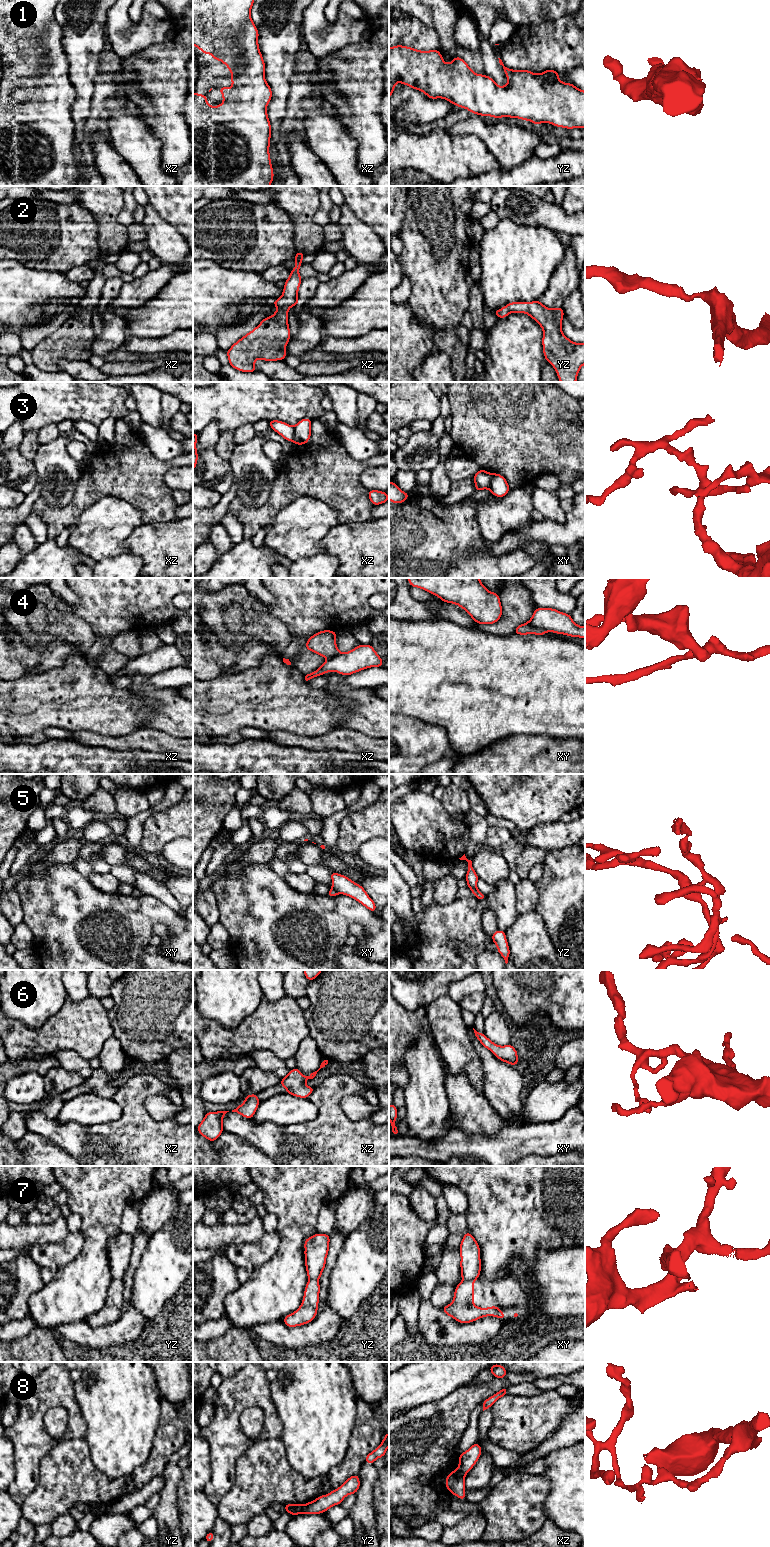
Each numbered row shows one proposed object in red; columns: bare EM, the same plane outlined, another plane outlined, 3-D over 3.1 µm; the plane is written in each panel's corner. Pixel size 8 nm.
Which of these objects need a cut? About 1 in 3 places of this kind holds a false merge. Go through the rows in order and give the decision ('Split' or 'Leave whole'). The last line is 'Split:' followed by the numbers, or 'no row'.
1: Leave whole
2: Leave whole
3: Split
4: Split
5: Split
6: Leave whole
7: Split
8: Split
Split: 3, 4, 5, 7, 8

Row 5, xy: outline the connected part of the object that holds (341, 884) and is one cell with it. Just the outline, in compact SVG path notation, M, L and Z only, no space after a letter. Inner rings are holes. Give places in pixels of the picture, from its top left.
M330 872L330 875L332 879L332 888L337 894L349 896L361 903L371 912L376 912L375 902L369 897L361 885L353 882L348 877L335 872Z

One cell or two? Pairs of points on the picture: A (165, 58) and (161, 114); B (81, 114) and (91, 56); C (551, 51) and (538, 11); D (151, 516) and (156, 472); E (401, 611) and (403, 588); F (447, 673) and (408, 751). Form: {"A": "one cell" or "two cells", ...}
{"A": "one cell", "B": "one cell", "C": "two cells", "D": "one cell", "E": "one cell", "F": "two cells"}

